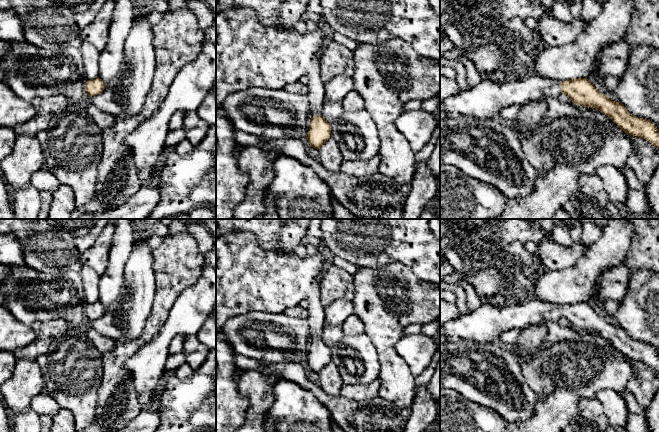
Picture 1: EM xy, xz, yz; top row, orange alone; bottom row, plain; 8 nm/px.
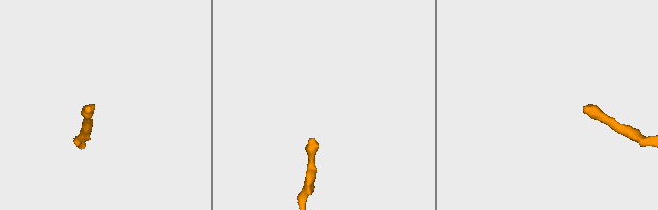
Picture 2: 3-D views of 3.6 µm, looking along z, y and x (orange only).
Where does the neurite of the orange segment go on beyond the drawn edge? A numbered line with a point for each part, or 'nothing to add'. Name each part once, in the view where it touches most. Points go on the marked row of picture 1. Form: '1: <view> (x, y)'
1: yz (484, 100)

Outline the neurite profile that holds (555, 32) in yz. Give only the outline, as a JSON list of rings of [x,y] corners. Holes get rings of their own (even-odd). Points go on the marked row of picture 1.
[[[549,13],[539,19],[539,32],[550,47],[564,46],[573,41],[587,28],[590,22],[574,17],[569,22],[561,21]]]

